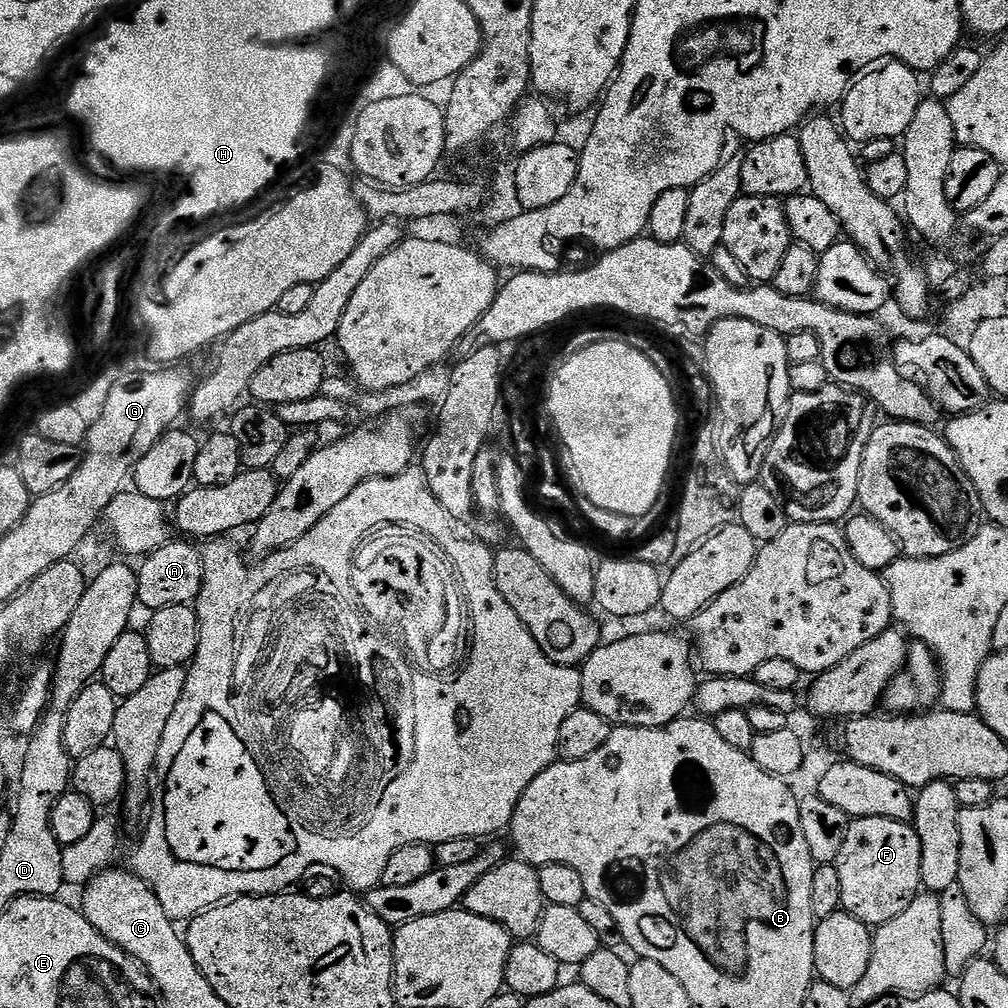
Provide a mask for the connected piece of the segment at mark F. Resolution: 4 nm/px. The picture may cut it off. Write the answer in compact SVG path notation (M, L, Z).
M852 820L835 865L842 886L841 909L869 926L879 926L890 922L890 918L898 918L898 914L902 914L902 910L906 910L906 906L910 906L922 892L922 842L915 827L903 820Z

